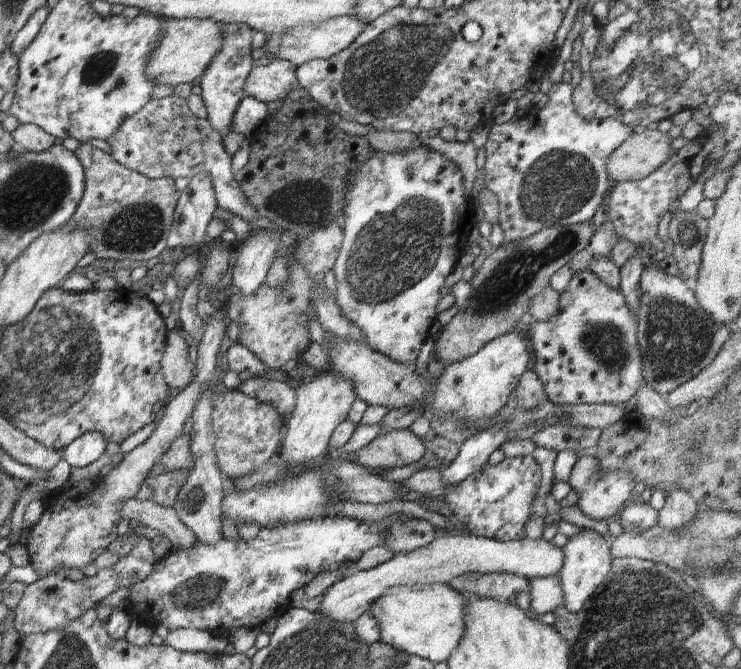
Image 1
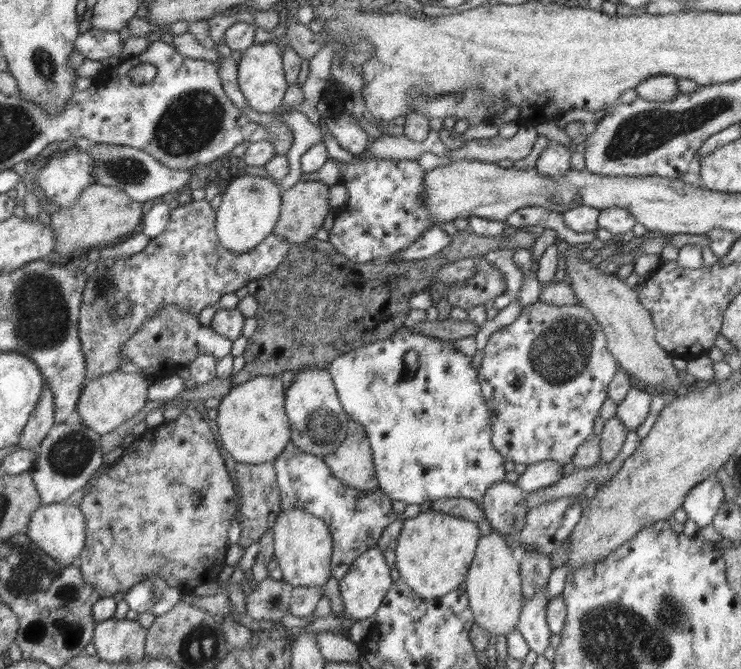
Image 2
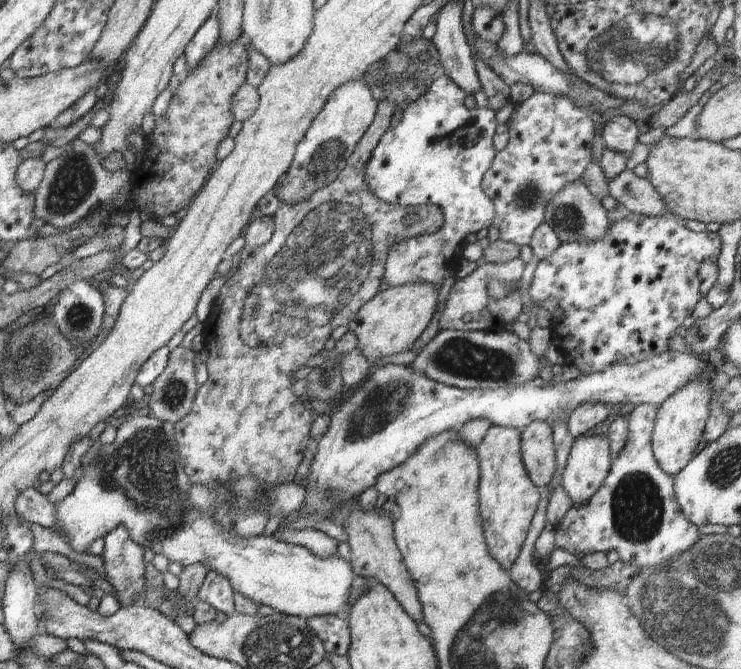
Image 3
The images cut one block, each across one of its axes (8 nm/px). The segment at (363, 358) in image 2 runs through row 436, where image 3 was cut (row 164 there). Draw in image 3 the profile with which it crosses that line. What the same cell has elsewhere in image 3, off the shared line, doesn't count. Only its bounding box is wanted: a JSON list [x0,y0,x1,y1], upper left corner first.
[365,73,499,290]

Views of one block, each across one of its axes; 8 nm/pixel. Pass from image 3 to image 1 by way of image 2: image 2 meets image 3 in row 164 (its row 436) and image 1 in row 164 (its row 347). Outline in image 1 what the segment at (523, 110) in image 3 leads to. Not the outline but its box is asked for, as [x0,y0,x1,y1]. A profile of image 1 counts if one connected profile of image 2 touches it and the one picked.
[483,83,635,242]

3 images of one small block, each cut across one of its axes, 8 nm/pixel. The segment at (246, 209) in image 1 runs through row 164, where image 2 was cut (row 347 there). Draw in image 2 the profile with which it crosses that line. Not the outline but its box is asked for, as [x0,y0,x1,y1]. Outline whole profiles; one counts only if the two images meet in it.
[121,304,232,380]

